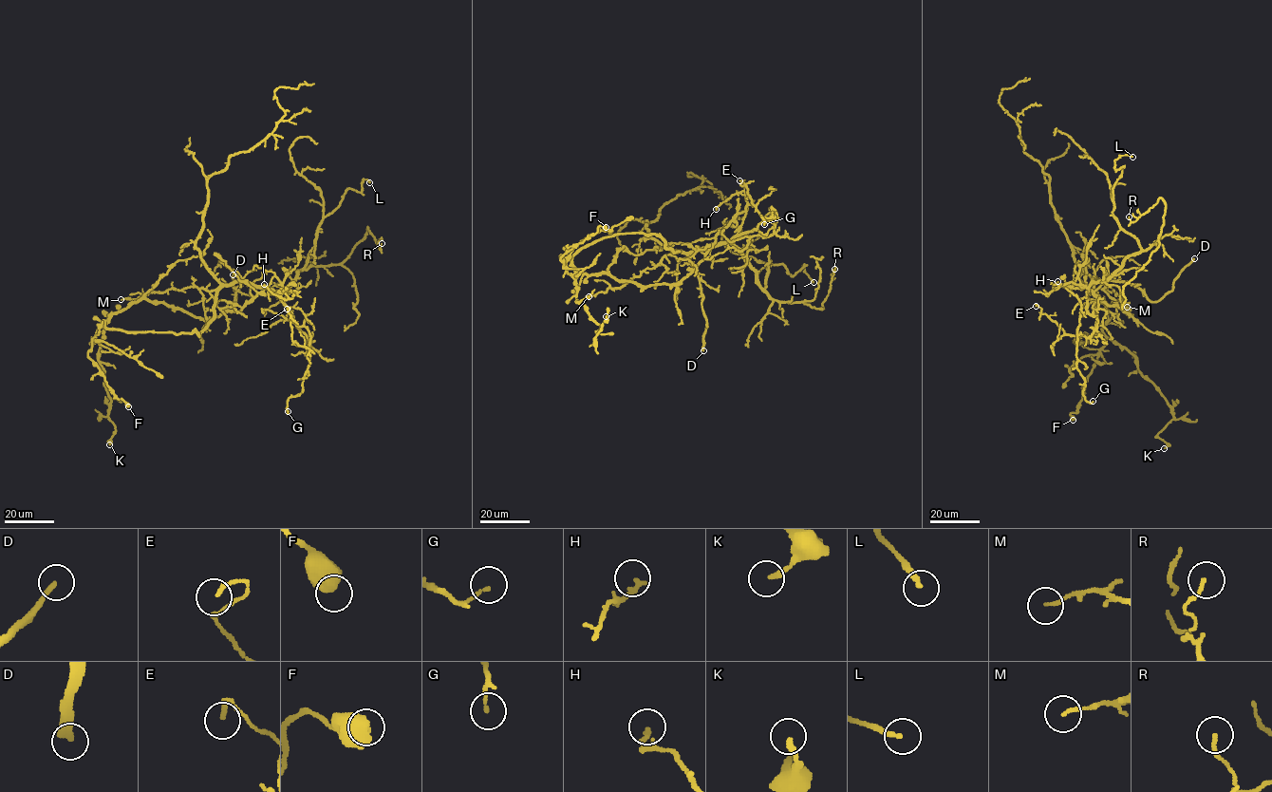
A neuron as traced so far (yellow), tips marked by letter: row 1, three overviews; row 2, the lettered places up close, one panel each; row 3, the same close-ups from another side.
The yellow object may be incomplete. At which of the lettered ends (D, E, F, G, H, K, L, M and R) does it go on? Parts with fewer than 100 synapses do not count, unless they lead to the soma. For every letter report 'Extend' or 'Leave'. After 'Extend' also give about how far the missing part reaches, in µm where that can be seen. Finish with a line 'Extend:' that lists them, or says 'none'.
D: Extend. Missing length about 80 µm
E: Leave
F: Leave
G: Leave
H: Leave
K: Leave
L: Leave
M: Leave
R: Leave
Extend: D

